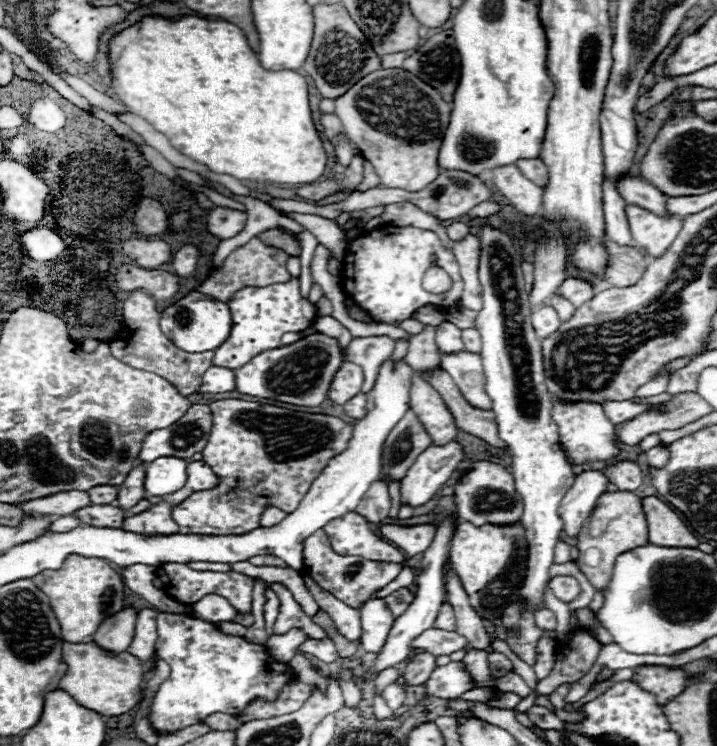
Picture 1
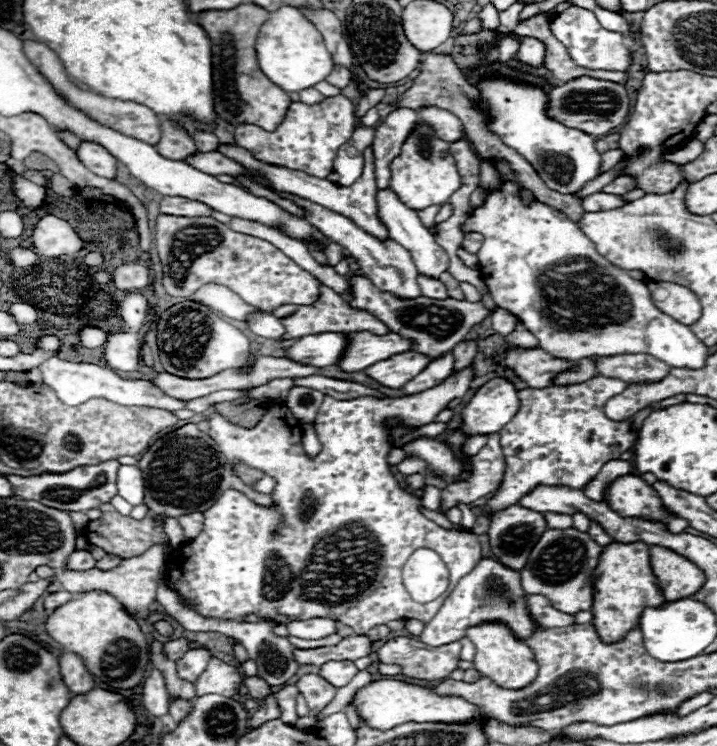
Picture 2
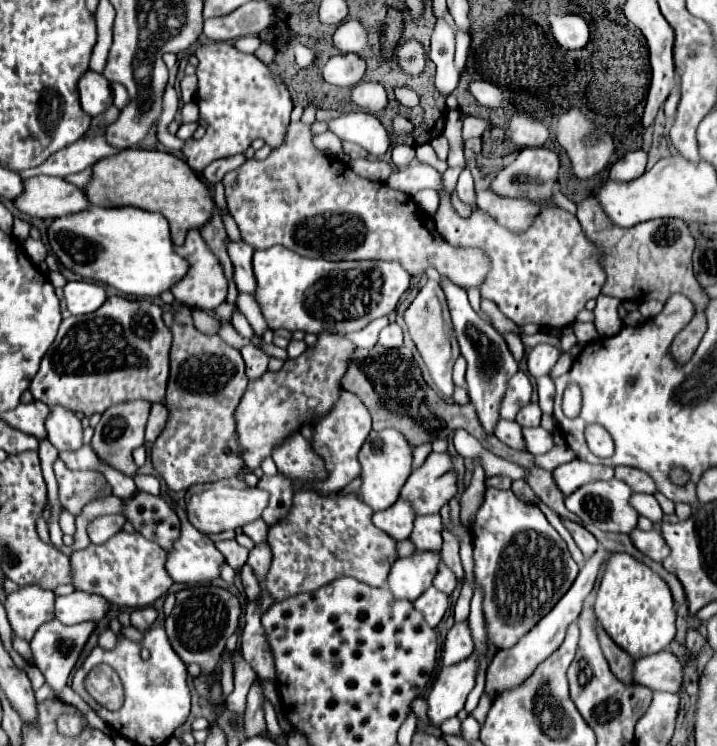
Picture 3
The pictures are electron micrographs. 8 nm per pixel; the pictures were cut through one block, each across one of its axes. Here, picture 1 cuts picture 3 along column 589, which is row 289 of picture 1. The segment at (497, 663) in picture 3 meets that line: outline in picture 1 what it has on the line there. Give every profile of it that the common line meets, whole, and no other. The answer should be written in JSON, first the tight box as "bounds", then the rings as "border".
{"bounds":[558,278,594,306],"border":[[[566,278],[562,282],[562,286],[558,288],[558,292],[562,296],[566,296],[574,306],[580,306],[584,302],[588,302],[590,298],[594,298],[594,286],[588,280],[582,278]]]}

